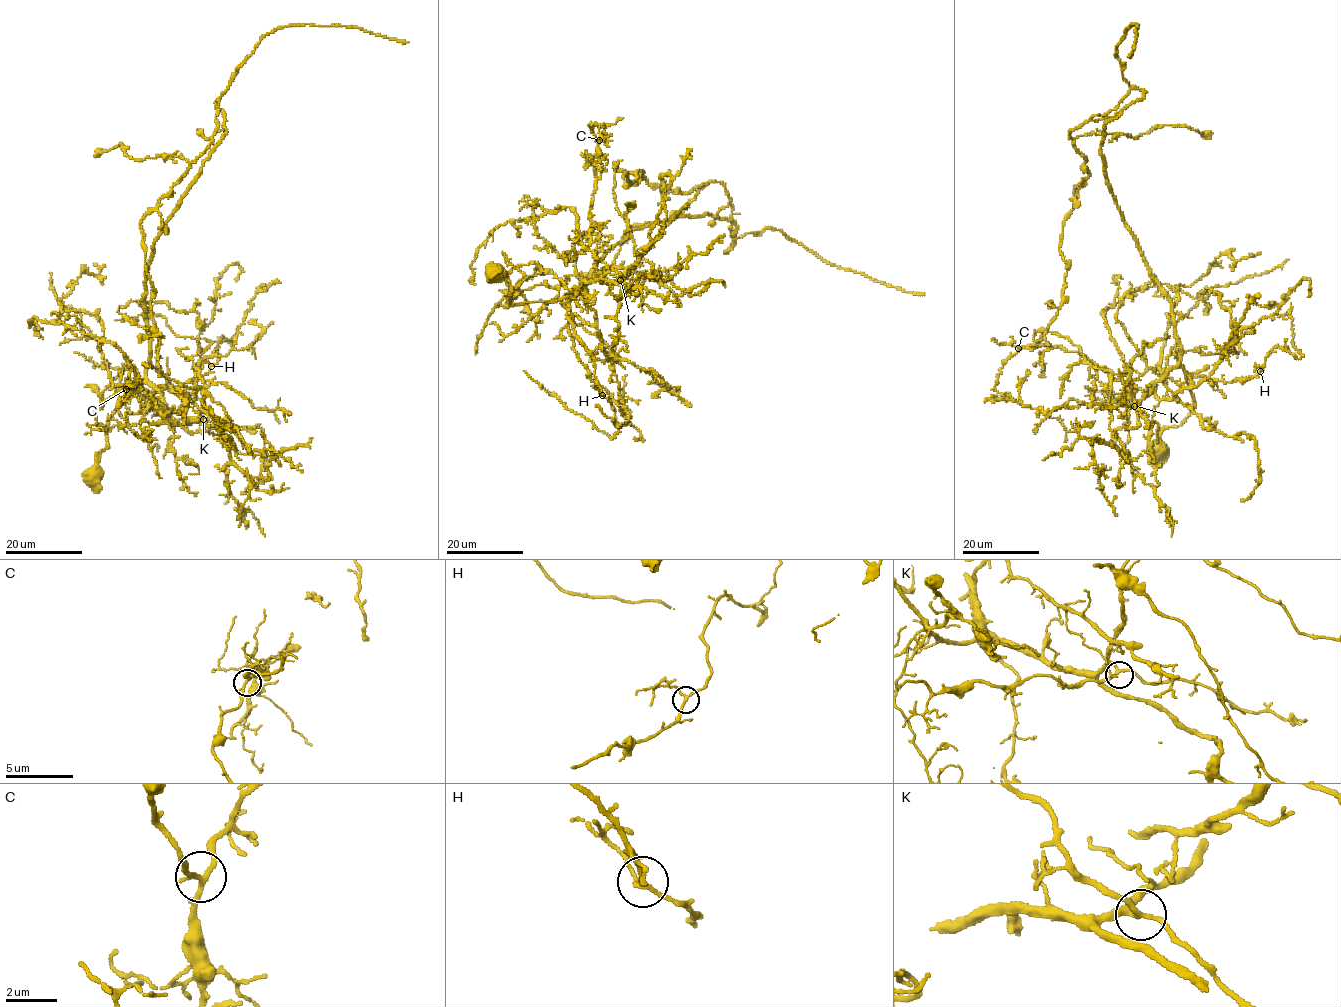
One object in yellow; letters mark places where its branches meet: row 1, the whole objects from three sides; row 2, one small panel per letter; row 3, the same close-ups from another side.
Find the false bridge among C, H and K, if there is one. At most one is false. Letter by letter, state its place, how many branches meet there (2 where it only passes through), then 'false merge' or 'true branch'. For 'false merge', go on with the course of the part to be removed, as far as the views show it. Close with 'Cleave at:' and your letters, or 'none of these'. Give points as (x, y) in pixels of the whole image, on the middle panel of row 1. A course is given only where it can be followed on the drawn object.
C: at (599, 140); 3 branches meet; true branch
H: at (602, 395); 3 branches meet; true branch
K: at (620, 280); 3 branches meet; true branch
Cleave at: none of these

